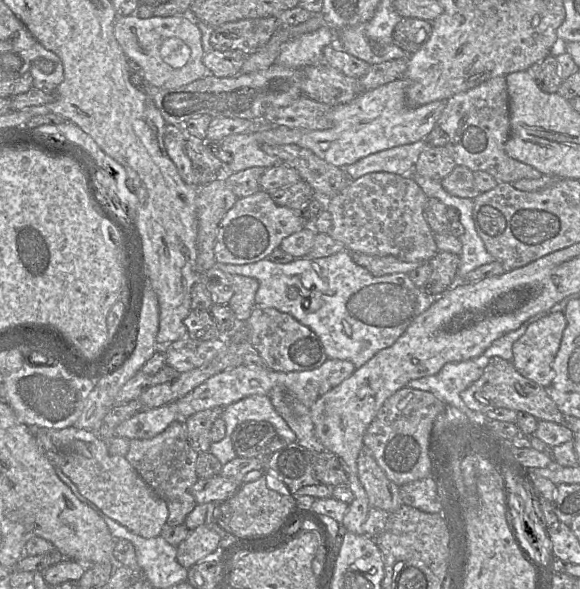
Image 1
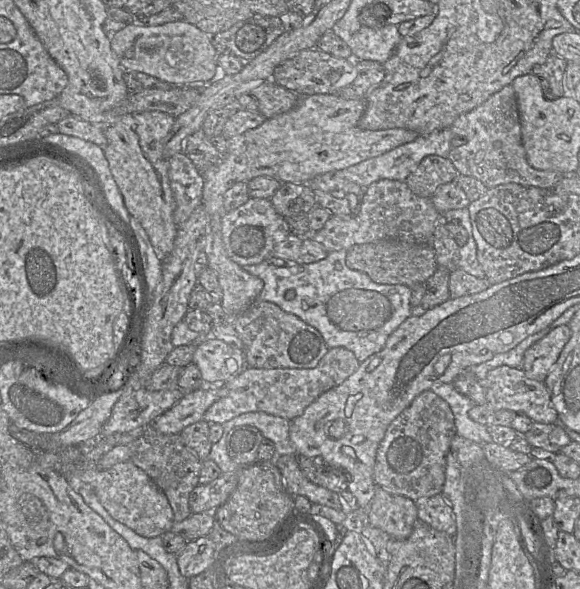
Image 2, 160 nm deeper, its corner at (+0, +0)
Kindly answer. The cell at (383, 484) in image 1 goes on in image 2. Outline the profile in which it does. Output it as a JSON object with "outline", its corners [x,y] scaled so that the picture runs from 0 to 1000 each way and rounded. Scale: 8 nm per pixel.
{"outline":[[[647,820],[647,837],[633,862],[633,888],[666,903],[676,915],[700,915],[721,883],[716,851],[669,835]]]}

